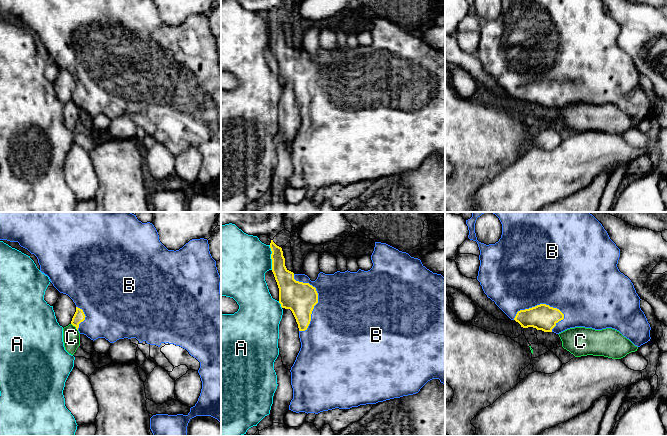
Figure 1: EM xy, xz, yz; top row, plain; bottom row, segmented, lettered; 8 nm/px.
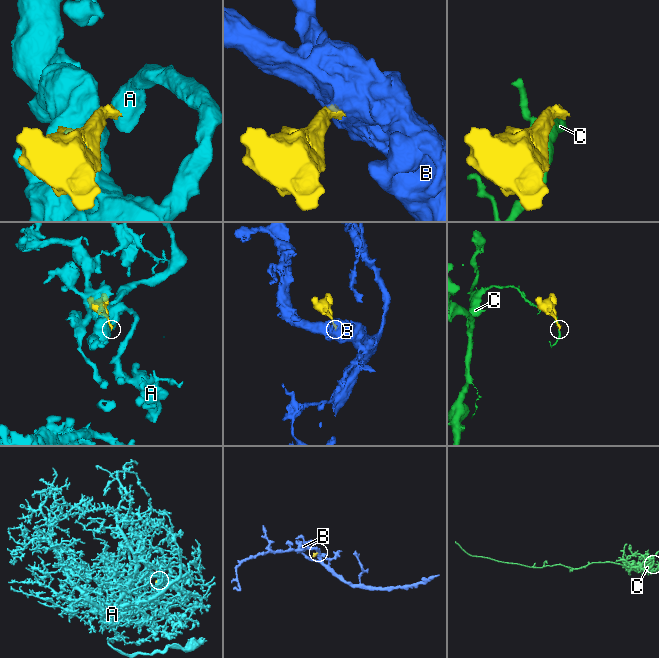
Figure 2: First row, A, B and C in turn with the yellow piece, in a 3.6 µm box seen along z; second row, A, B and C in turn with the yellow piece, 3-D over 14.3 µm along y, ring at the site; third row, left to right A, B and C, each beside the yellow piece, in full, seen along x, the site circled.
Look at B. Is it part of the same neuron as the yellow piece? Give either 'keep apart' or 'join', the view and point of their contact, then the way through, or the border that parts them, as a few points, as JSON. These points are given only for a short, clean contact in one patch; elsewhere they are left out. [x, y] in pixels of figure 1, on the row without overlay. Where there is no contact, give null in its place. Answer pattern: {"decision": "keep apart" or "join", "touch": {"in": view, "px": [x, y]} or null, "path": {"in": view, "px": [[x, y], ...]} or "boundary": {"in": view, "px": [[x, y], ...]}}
{"decision": "join", "touch": {"in": "xz", "px": [317, 73]}}

